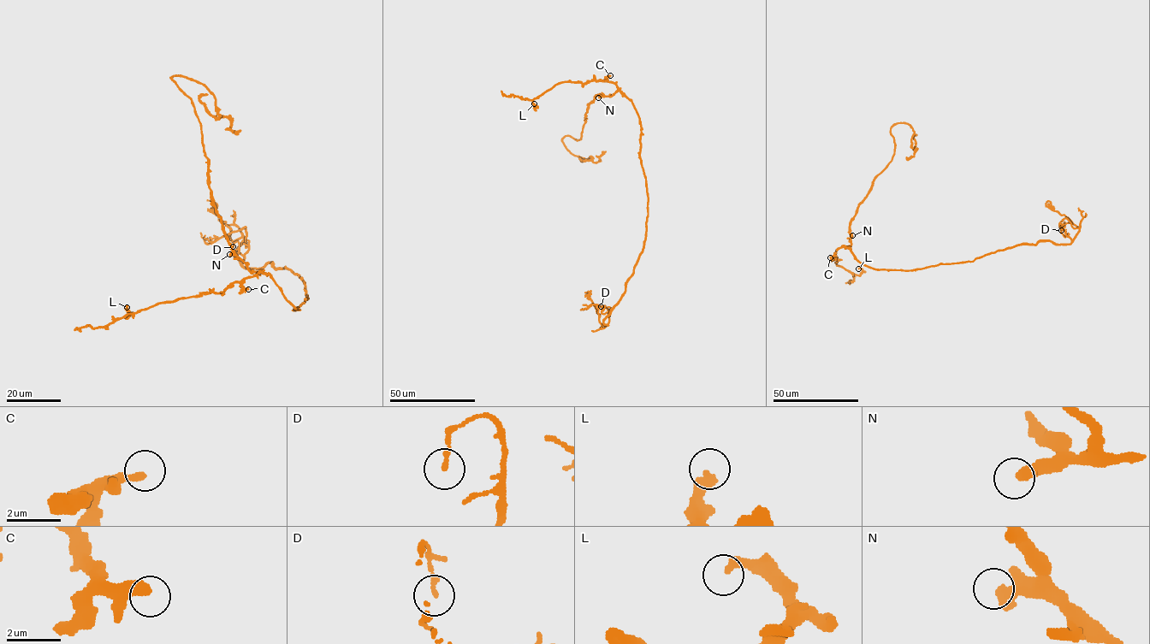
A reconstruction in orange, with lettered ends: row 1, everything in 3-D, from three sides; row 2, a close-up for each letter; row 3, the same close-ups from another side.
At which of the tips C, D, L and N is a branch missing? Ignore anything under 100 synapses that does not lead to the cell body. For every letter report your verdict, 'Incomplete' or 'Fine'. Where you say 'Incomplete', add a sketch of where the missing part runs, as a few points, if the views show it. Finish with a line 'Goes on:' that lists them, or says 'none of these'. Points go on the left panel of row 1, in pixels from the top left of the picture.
C: Fine
D: Fine
L: Fine
N: Fine
Goes on: none of these

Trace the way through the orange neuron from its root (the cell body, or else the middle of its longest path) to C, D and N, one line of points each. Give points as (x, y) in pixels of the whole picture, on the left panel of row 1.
C: (296, 309), (269, 274), (259, 272), (246, 278), (242, 286), (248, 289)
D: (296, 309), (307, 298), (297, 274), (270, 262), (246, 268), (244, 256), (234, 253), (237, 241), (233, 246)
N: (296, 309), (269, 274), (251, 272), (242, 260), (229, 254)

